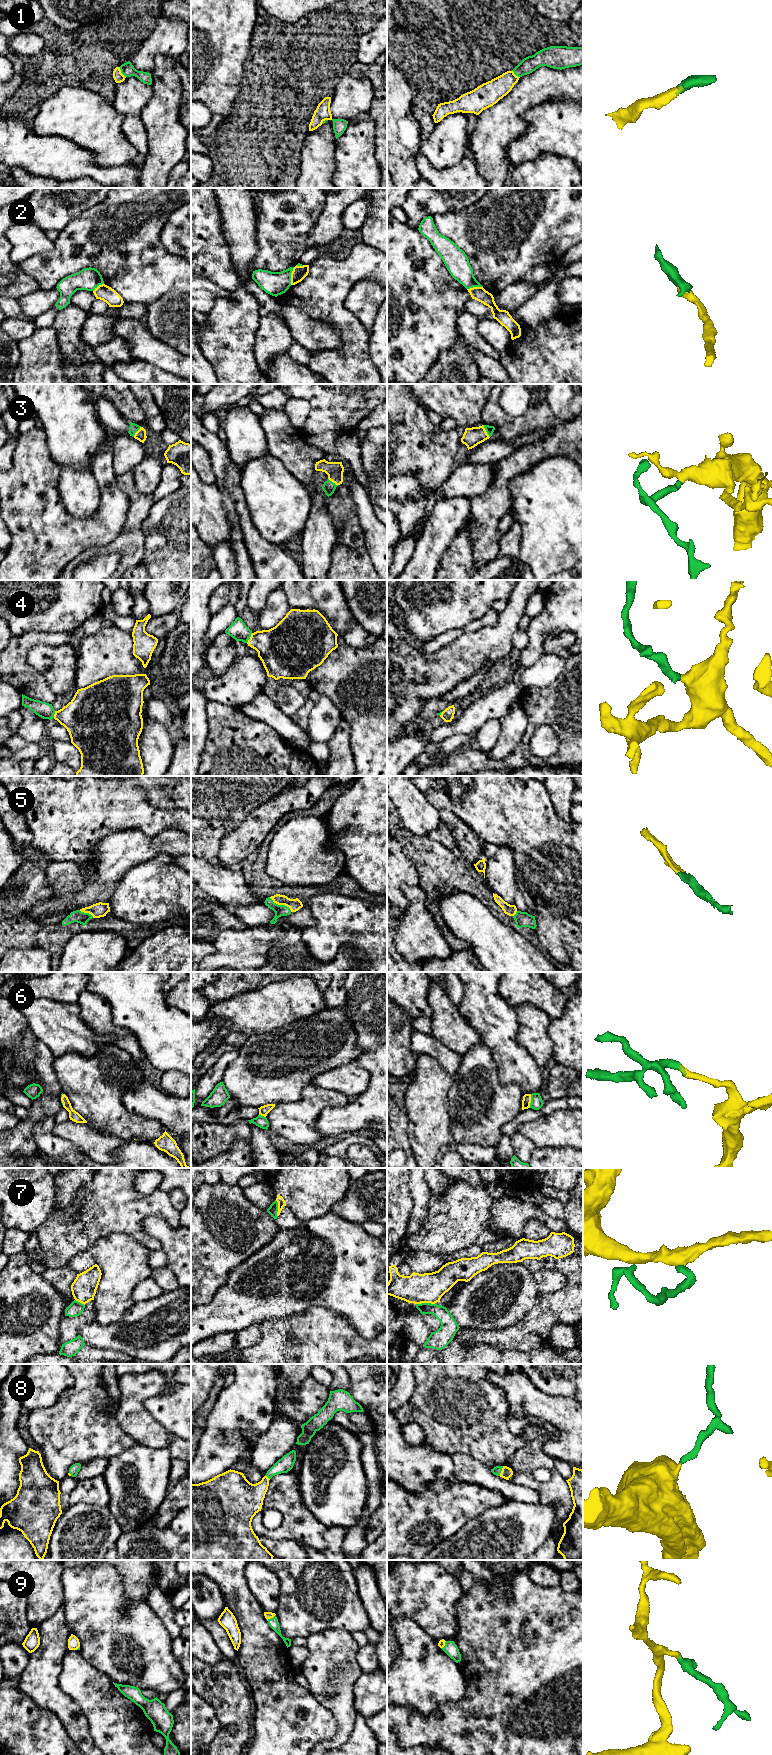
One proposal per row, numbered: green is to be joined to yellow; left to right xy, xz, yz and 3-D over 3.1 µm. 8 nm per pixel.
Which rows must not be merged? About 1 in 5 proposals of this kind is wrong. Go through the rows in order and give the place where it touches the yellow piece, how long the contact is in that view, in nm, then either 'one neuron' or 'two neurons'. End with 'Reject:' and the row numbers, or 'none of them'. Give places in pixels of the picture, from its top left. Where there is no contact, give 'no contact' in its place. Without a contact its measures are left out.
1: xy (120, 72) | 100 nm | one neuron
2: xz (291, 276) | 150 nm | two neurons
3: yz (485, 431) | 120 nm | one neuron
4: xz (250, 638) | 90 nm | one neuron
5: xz (281, 904) | 220 nm | one neuron
6: yz (530, 1101) | 110 nm | one neuron
7: yz (425, 1302) | 160 nm | two neurons
8: yz (501, 1471) | 90 nm | one neuron
9: xz (271, 1617) | 90 nm | one neuron
Reject: 2, 7

